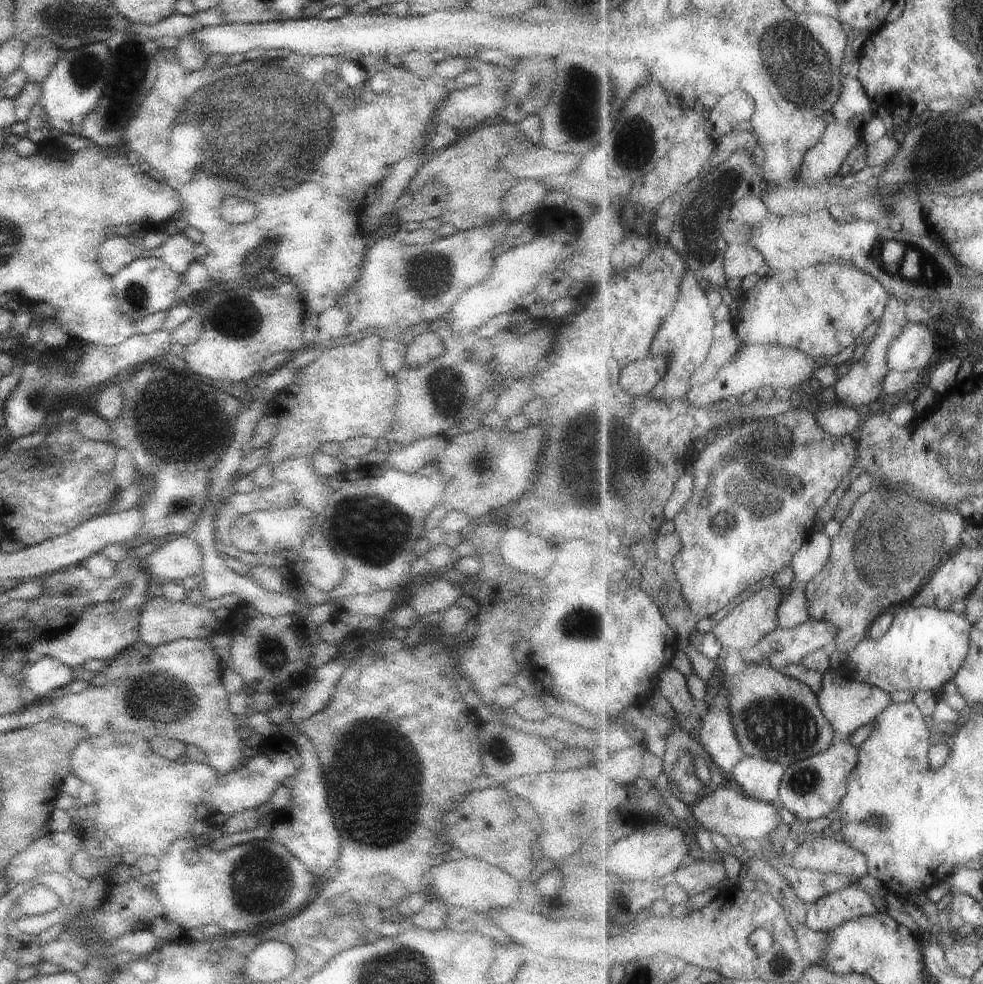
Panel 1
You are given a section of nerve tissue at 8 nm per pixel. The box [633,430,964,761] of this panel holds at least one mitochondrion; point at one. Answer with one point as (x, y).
(877, 535)

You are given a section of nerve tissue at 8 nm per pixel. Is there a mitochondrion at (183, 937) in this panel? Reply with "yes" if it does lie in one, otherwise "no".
no

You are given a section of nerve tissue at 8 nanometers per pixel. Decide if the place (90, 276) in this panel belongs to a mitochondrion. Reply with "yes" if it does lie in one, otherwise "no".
no

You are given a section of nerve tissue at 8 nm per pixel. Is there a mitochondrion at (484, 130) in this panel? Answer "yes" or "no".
no

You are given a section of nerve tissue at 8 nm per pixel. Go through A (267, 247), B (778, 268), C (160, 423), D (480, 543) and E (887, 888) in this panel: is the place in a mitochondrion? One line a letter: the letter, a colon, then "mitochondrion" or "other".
A: mitochondrion
B: other
C: mitochondrion
D: other
E: other

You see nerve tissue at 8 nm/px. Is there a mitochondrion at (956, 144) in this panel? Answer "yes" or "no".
yes

